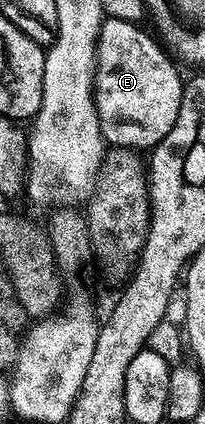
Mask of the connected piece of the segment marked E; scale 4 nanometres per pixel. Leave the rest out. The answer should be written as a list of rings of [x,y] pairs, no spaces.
[[[103,18],[98,34],[98,65],[94,70],[94,104],[102,126],[102,138],[111,148],[133,149],[138,153],[146,153],[160,141],[164,141],[164,137],[172,133],[172,125],[176,125],[184,75],[178,72],[177,65],[162,52],[161,45],[140,28],[138,23]]]

